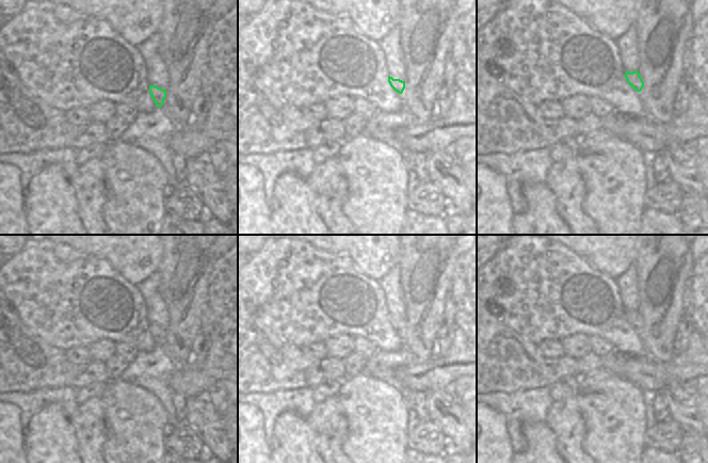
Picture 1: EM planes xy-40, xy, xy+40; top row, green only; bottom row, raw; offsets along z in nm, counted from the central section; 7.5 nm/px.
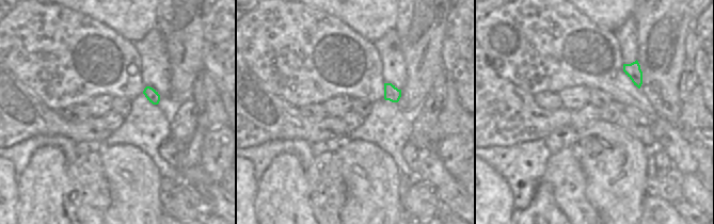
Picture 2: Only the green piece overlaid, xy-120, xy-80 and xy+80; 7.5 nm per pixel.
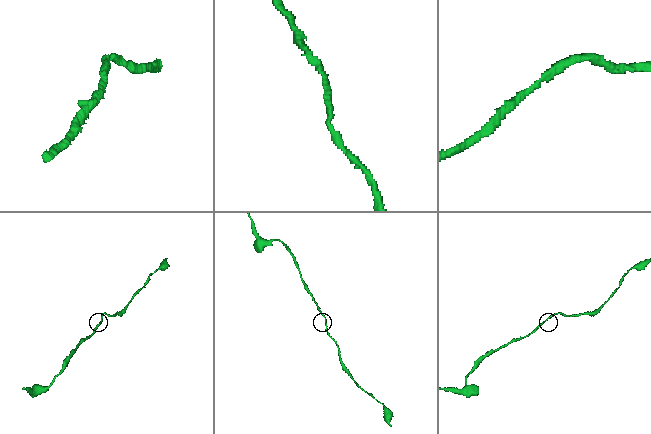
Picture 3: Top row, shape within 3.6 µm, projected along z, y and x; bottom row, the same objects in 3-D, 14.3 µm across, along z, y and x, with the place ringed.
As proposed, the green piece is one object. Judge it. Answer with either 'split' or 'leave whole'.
leave whole

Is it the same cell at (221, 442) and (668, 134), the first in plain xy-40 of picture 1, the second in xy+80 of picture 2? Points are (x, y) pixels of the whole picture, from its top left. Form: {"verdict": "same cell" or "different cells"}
{"verdict": "same cell"}

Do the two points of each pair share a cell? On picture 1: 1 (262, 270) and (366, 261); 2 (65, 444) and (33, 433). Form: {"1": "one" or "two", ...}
{"1": "two", "2": "one"}

